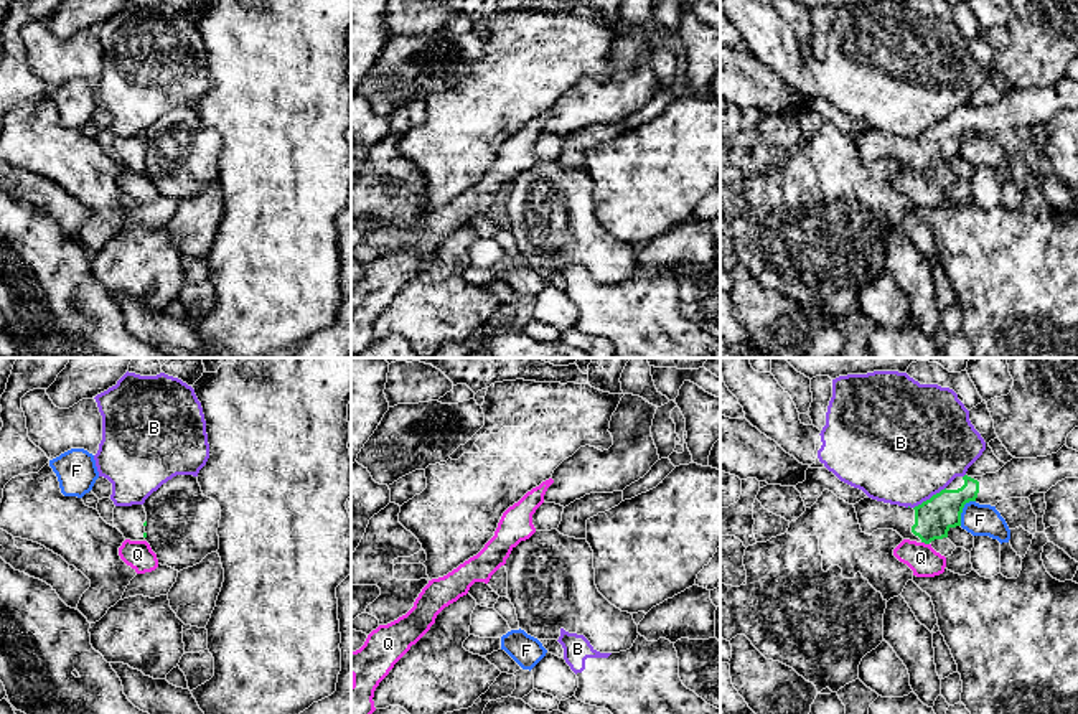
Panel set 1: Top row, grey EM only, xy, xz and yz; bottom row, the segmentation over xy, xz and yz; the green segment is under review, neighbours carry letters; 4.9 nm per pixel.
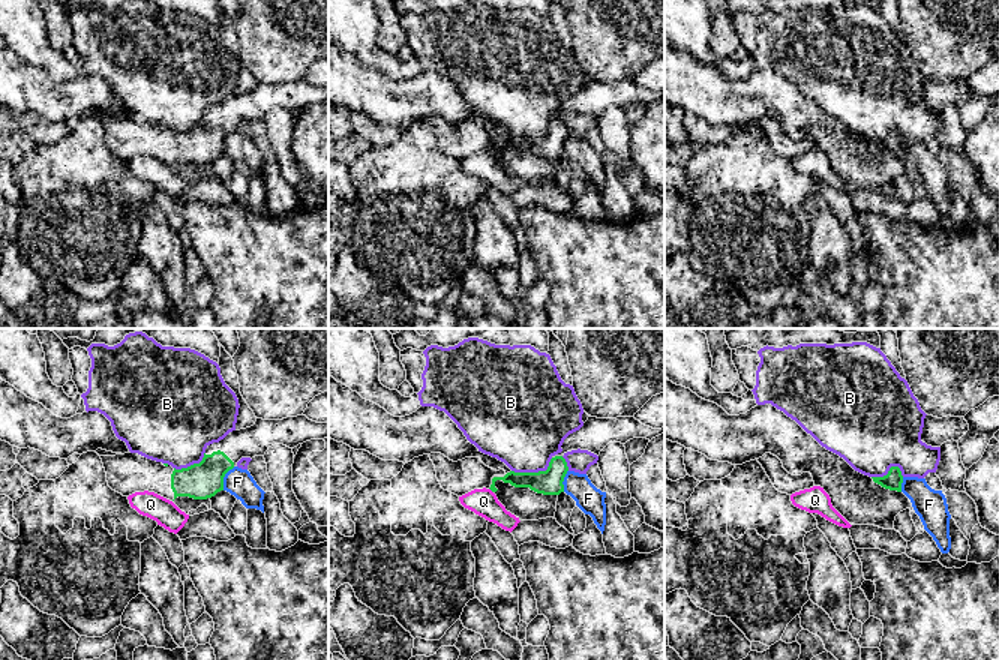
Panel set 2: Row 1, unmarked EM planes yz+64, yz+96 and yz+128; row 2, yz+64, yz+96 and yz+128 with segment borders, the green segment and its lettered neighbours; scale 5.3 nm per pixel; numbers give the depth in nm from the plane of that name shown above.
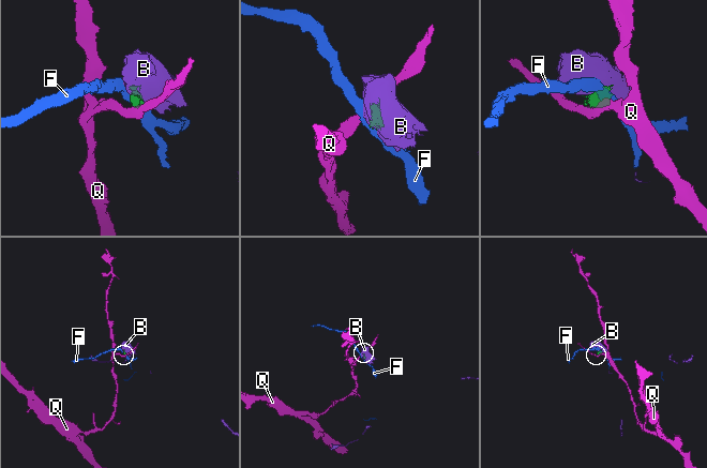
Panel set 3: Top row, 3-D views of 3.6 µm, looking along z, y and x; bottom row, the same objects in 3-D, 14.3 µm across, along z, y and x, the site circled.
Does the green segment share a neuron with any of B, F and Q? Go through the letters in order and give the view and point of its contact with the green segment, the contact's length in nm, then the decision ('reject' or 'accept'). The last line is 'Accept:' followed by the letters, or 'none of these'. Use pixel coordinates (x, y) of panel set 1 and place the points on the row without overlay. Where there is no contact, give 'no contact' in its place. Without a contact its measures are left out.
B: yz (930, 129) | 190 nm | reject
F: yz (961, 140) | 150 nm | reject
Q: yz (925, 173) | 40 nm | reject
Accept: none of these

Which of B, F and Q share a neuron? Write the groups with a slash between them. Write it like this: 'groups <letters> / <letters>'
groups B / F / Q

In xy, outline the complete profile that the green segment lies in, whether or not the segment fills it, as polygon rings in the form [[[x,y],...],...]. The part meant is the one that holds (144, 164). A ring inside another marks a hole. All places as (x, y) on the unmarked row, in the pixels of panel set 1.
[[[143,135],[115,137],[114,157],[130,171],[145,171],[147,143]]]

